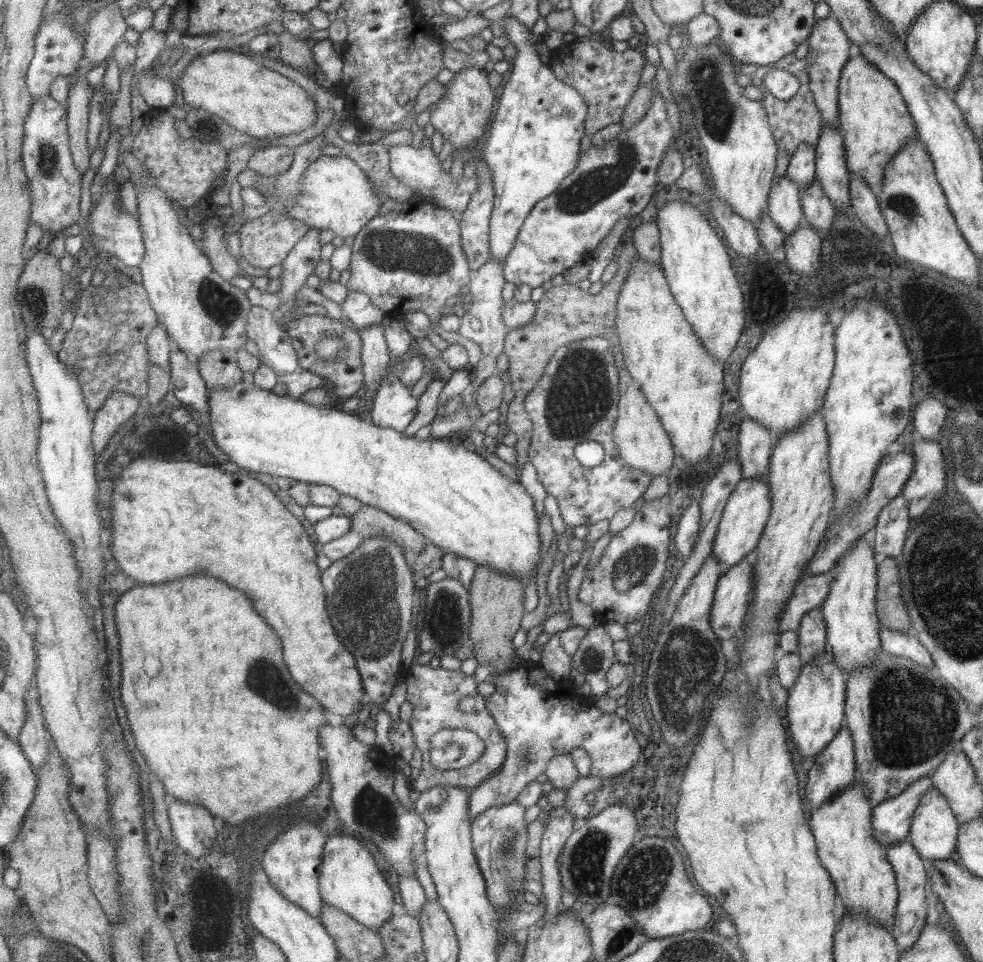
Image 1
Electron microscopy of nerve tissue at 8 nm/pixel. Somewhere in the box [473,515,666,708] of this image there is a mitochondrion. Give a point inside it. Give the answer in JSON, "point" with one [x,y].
{"point":[634,562]}

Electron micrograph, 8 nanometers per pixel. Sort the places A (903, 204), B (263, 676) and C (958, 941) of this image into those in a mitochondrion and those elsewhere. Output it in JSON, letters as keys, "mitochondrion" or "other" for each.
{"A":"mitochondrion","B":"mitochondrion","C":"other"}

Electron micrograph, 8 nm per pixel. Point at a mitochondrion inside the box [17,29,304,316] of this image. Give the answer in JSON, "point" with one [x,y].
{"point":[47,156]}

